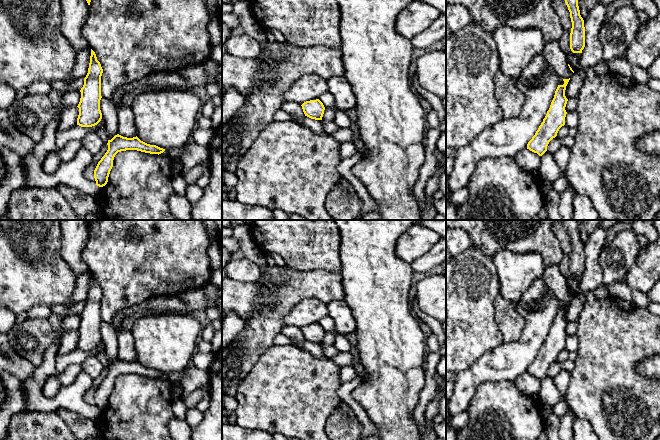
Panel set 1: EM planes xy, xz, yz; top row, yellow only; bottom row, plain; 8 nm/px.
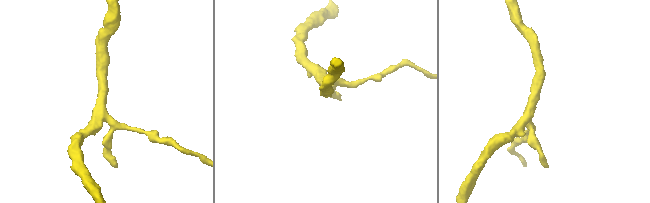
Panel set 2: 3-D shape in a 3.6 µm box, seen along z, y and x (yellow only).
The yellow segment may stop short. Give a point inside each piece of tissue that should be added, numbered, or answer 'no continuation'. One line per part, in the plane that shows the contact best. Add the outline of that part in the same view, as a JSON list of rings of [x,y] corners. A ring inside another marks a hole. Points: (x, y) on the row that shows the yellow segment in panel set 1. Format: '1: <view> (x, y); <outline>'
no continuation

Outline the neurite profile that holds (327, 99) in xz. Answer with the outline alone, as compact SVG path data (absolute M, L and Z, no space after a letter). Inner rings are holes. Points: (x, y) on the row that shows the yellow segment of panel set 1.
M329 91L323 93L318 99L323 103L325 108L335 107L335 98Z

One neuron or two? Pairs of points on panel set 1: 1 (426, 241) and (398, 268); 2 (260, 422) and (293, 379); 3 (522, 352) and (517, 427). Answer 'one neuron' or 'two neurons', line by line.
1: two neurons
2: one neuron
3: two neurons

